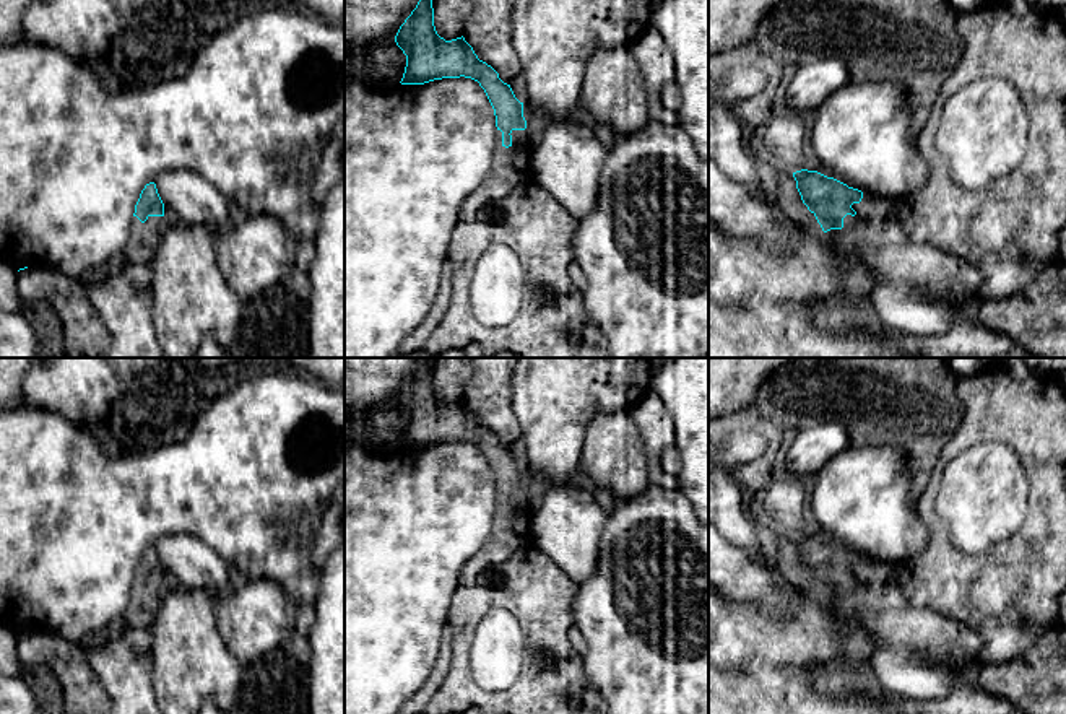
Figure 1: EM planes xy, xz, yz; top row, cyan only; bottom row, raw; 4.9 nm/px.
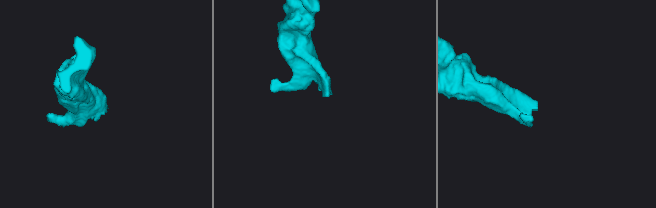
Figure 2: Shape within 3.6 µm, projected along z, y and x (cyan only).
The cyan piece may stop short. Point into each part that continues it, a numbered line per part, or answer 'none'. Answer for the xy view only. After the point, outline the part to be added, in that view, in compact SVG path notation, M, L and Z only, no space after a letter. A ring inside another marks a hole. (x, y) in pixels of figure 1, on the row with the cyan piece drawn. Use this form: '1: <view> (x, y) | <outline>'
1: xy (145, 238) | M133 216L130 237L119 260L122 263L151 263L161 242L164 226L164 216L148 216L145 223Z

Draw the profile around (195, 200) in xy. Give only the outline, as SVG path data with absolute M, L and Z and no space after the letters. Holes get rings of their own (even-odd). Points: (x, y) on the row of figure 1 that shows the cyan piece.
M171 169L154 179L158 194L182 224L203 224L214 234L231 223L231 202L193 171Z

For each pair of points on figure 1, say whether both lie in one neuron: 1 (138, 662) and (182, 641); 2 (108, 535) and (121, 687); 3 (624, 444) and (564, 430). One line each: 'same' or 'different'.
1: different
2: different
3: different

